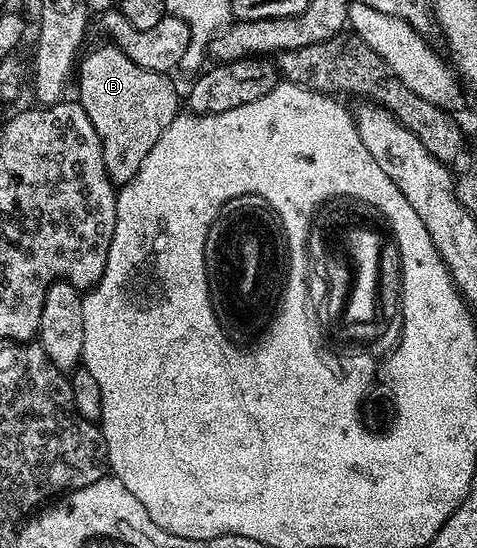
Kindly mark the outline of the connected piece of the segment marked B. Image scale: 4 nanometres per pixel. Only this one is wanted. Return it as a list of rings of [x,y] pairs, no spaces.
[[[115,44],[107,45],[94,47],[79,61],[78,101],[100,137],[106,172],[113,183],[127,184],[142,168],[142,160],[150,156],[150,148],[158,144],[162,132],[181,113],[182,98],[176,95],[169,75],[142,68]]]

